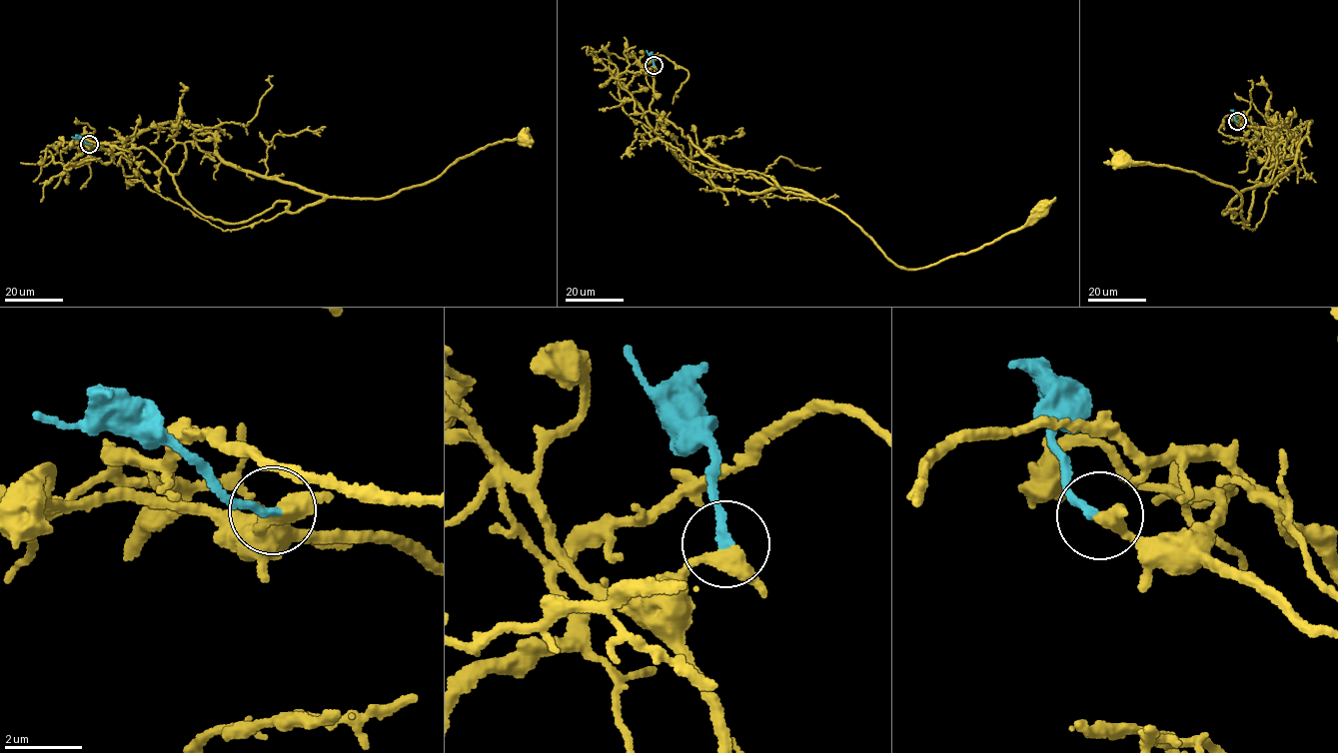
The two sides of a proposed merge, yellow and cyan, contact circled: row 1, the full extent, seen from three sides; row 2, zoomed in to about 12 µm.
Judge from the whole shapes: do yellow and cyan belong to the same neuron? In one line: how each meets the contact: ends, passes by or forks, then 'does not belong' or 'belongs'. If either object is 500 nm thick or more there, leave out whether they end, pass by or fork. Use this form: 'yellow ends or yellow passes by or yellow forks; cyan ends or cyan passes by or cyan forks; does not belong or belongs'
yellow passes by; cyan ends; belongs

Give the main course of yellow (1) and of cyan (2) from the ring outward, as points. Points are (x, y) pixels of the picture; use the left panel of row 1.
1: (90, 144), (150, 151), (198, 212), (237, 223), (277, 202), (292, 212), (327, 198), (389, 198), (525, 139)
2: (90, 144), (72, 137)

